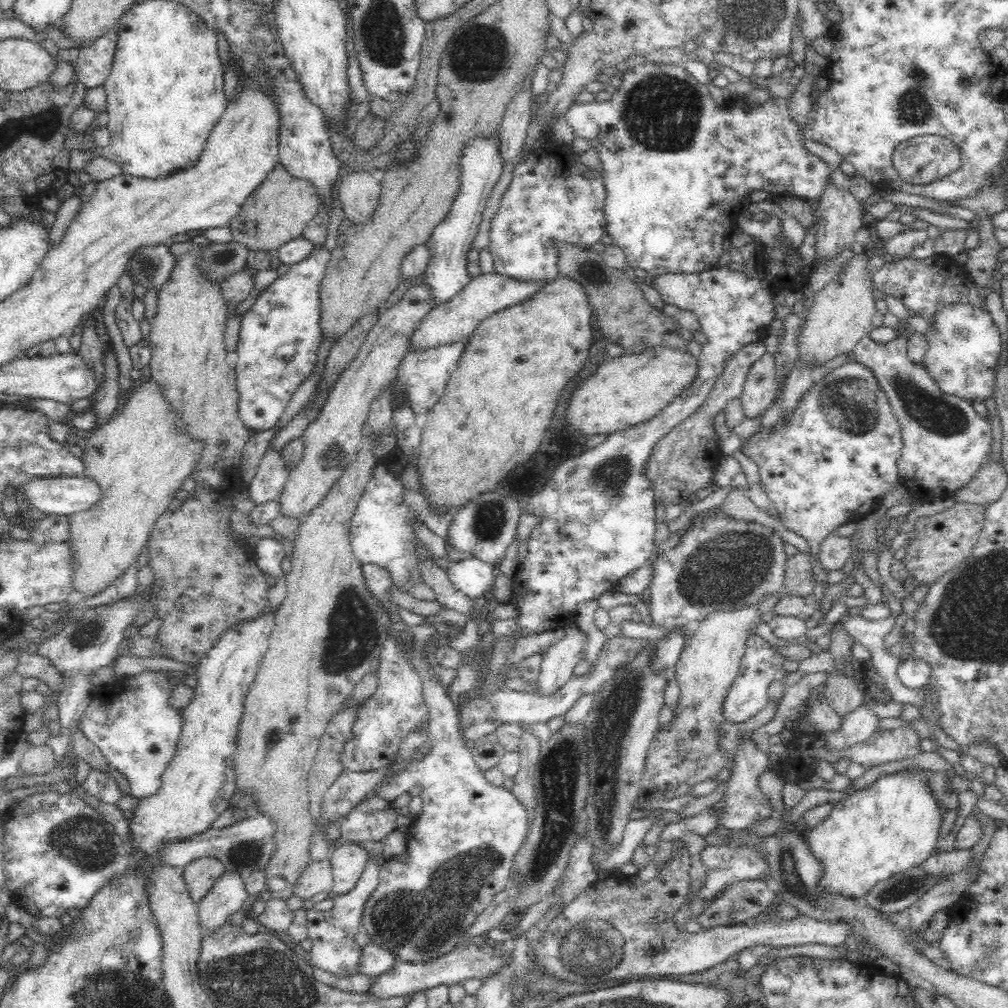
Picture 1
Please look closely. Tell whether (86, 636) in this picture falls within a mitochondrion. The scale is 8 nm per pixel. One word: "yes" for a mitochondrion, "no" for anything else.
yes

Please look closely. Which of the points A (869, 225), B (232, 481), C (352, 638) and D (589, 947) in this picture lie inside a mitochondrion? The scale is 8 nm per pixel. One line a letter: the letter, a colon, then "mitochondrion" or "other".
A: other
B: other
C: mitochondrion
D: mitochondrion

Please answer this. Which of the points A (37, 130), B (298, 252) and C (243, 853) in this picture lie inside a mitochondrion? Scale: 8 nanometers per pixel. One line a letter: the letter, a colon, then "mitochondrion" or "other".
A: mitochondrion
B: other
C: mitochondrion

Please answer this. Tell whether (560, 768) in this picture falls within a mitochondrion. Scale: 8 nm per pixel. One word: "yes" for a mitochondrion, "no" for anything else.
yes

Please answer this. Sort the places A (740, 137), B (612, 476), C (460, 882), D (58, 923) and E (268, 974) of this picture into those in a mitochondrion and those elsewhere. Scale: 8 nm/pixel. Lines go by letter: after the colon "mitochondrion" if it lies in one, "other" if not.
A: other
B: mitochondrion
C: mitochondrion
D: other
E: mitochondrion

